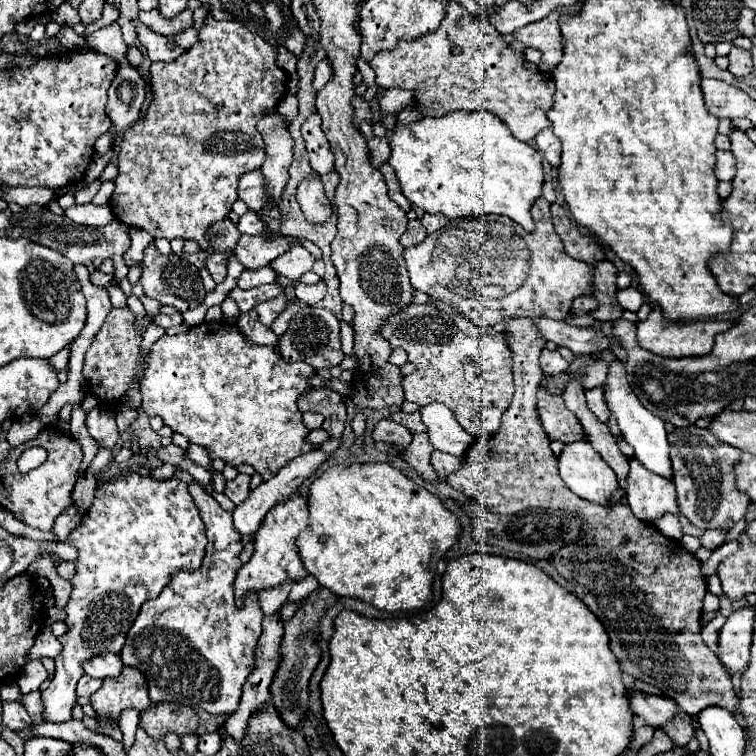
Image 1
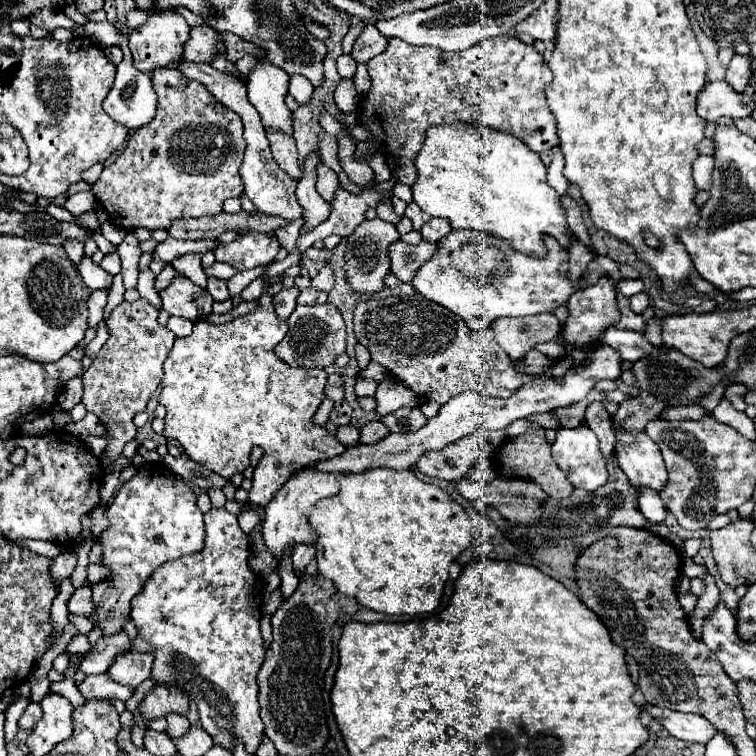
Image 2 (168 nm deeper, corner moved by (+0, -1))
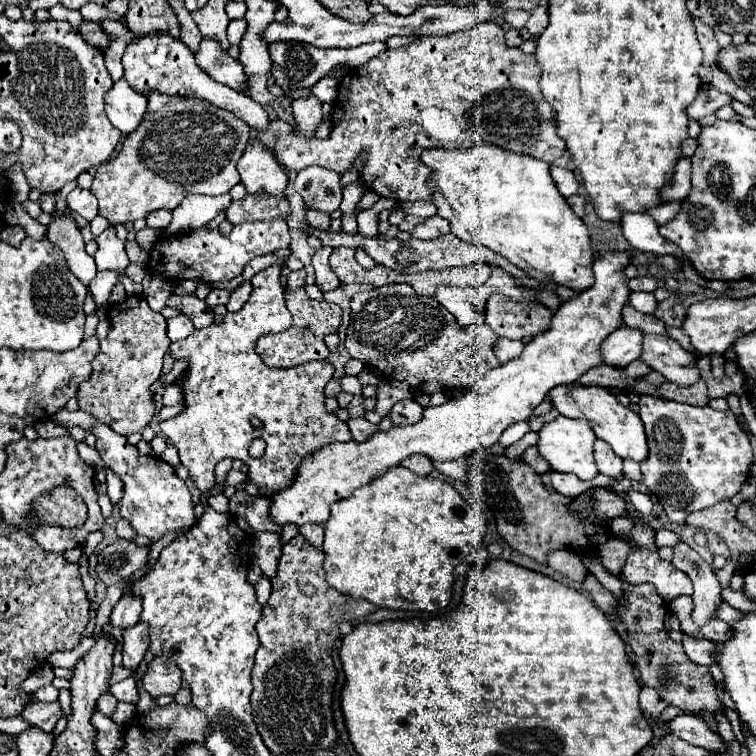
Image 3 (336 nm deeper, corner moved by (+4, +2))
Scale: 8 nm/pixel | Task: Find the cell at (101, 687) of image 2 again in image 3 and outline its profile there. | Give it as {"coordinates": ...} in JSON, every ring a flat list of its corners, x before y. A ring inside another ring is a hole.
{"coordinates":[[128,676,126,680,114,684,112,688,112,694,120,700,120,702,130,702,130,704,138,704,138,690,136,690,136,680,132,676]]}

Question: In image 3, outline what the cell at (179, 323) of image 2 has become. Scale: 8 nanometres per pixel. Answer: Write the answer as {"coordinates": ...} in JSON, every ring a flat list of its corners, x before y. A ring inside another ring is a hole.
{"coordinates":[[180,314,180,316,168,320,168,338,170,338,172,342,182,340,182,338,190,336,192,332,194,332,194,326,192,326,192,322,190,322,188,316]]}

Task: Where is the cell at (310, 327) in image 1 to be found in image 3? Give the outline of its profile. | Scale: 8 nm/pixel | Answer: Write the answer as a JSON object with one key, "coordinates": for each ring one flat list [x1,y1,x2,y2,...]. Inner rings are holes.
{"coordinates":[[304,286,296,290,286,292,286,308,292,314,292,326,278,334,264,334,256,342,256,352,270,368,294,368,312,360,326,360,330,350,324,344,324,336,330,332,336,332,342,322,342,310,340,306,326,302,326,300,312,300]]}

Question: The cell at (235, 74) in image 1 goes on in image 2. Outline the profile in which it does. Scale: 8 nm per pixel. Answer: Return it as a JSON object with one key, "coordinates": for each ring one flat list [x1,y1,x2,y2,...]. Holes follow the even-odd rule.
{"coordinates":[[154,69,152,85,158,95,156,117,130,135,126,149,112,165,104,167,100,179,92,187,92,193,108,213,110,223,124,227,126,231,138,227,148,231,168,229,170,221,176,221,178,217,212,217,214,213,222,213,222,205,228,197,240,197,244,191,238,169,242,165,246,141,242,137,244,125,238,113,226,109,220,101,214,101,206,85,188,79,178,69]]}

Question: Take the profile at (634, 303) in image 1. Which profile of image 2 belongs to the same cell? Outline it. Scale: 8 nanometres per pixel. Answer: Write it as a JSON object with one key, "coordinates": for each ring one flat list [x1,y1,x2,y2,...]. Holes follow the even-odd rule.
{"coordinates":[[636,293,630,297,630,309,634,313,642,313,648,307,648,295,646,293]]}

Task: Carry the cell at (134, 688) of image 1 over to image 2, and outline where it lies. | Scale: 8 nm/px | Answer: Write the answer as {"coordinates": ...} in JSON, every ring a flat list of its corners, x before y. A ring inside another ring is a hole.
{"coordinates":[[128,651,124,657,118,657,114,665,108,669,108,675,120,685,136,689,142,681,150,677,154,657,150,653,132,653]]}

